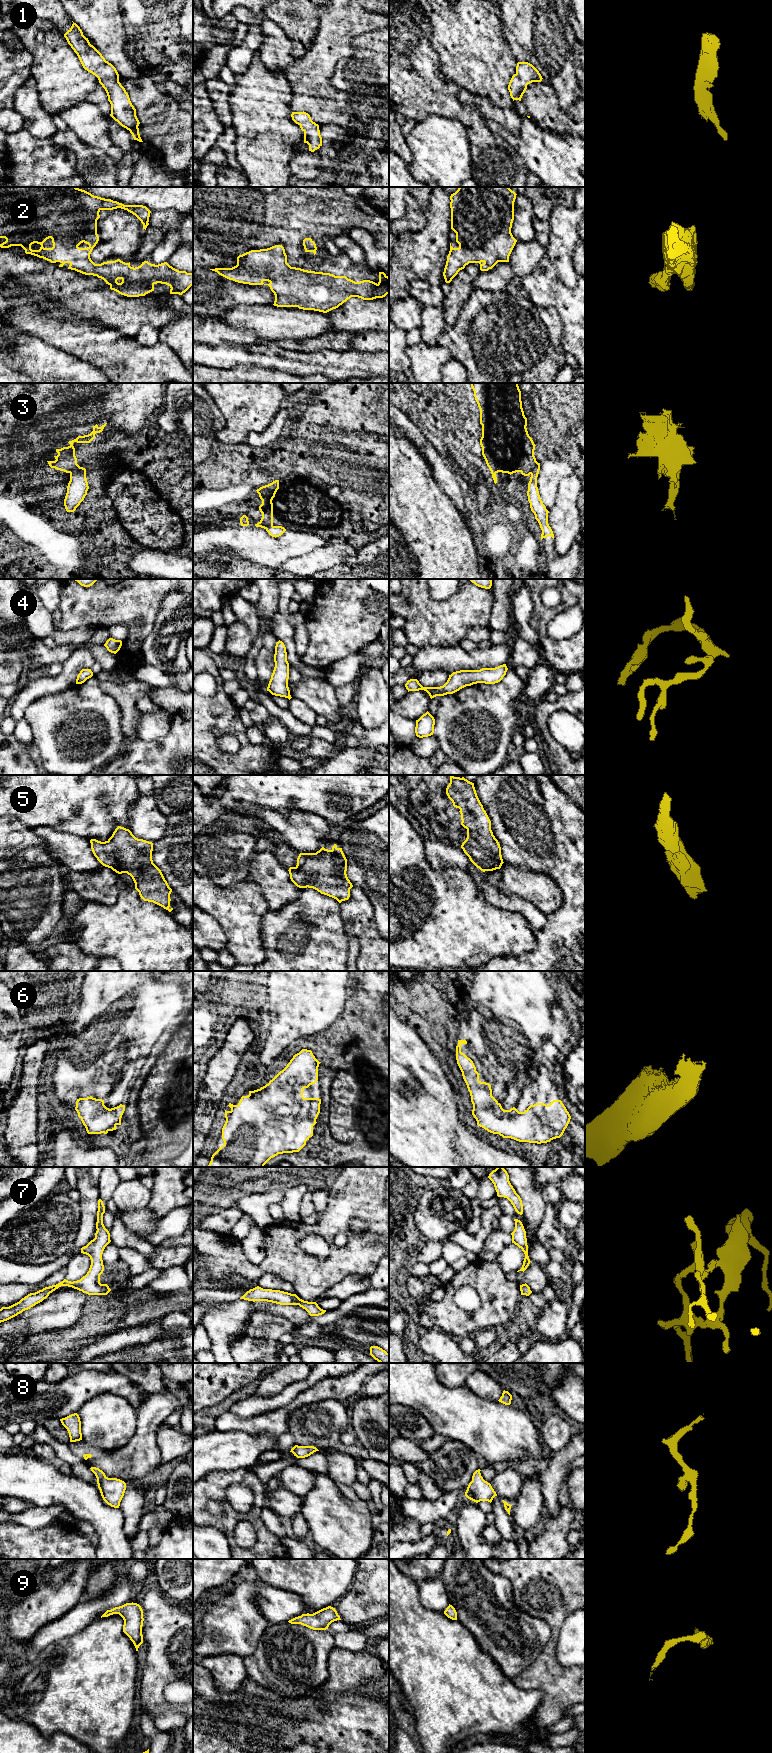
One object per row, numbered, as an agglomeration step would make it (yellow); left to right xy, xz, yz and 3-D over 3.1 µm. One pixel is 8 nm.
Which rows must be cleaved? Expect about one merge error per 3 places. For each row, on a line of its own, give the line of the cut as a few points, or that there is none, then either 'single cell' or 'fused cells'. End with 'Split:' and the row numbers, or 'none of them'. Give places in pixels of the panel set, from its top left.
1: no cut; single cell
2: no cut; single cell
3: cut in yz along (537, 462), (530, 473); fused cells
4: no cut; single cell
5: no cut; single cell
6: no cut; single cell
7: no cut; single cell
8: no cut; single cell
9: no cut; single cell
Split: 3

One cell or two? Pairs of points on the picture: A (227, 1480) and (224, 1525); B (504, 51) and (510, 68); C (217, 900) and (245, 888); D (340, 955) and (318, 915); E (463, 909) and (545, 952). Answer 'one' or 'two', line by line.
A: one
B: one
C: one
D: one
E: two

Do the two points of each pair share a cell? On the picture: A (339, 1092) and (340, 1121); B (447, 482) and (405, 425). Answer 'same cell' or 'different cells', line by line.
A: same cell
B: same cell

